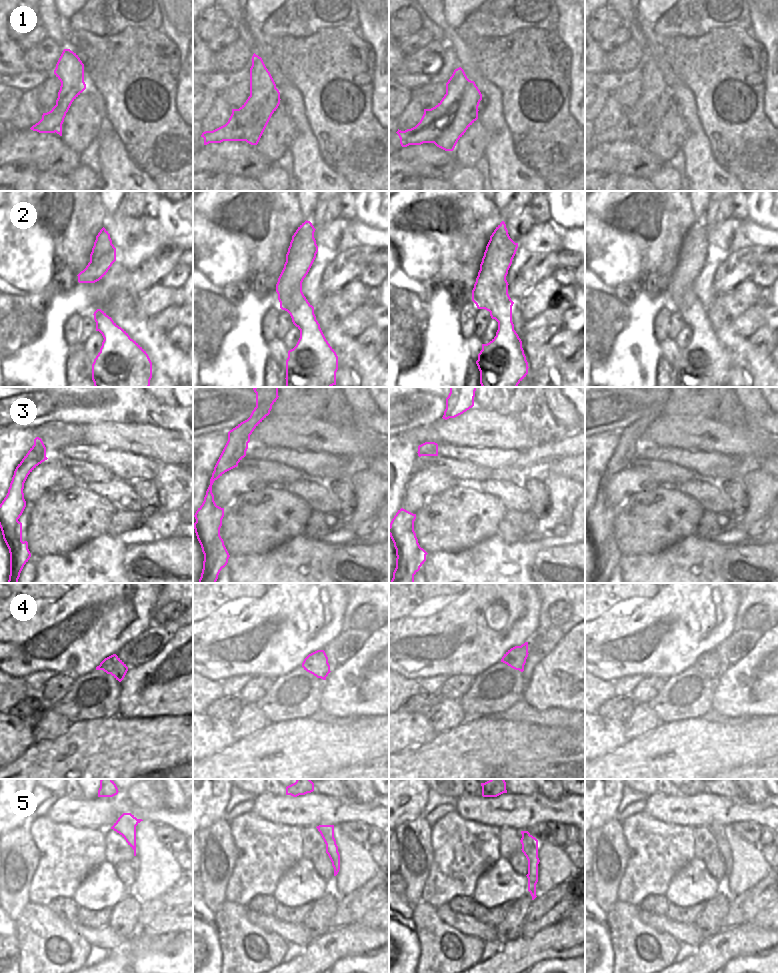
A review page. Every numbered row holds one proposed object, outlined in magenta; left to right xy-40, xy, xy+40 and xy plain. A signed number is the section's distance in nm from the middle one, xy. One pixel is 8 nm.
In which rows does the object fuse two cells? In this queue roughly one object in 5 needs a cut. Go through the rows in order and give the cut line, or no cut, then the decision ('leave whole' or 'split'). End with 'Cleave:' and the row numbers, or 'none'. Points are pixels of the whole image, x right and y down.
1: cut xy+40 (468, 79), (460, 106), (434, 120), (443, 130), (434, 143); split
2: cut none; leave whole
3: cut none; leave whole
4: cut none; leave whole
5: cut none; leave whole
Cleave: 1

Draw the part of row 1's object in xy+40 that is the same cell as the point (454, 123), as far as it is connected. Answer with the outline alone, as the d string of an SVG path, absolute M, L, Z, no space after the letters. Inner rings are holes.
M468 80L460 108L457 110L455 105L449 105L434 120L436 126L444 130L434 144L445 151L453 151L458 140L478 119L478 106L481 100L482 94L475 82Z

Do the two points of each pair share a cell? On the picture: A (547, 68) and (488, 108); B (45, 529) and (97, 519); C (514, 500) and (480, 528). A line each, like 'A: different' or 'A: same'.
A: different
B: same
C: different

